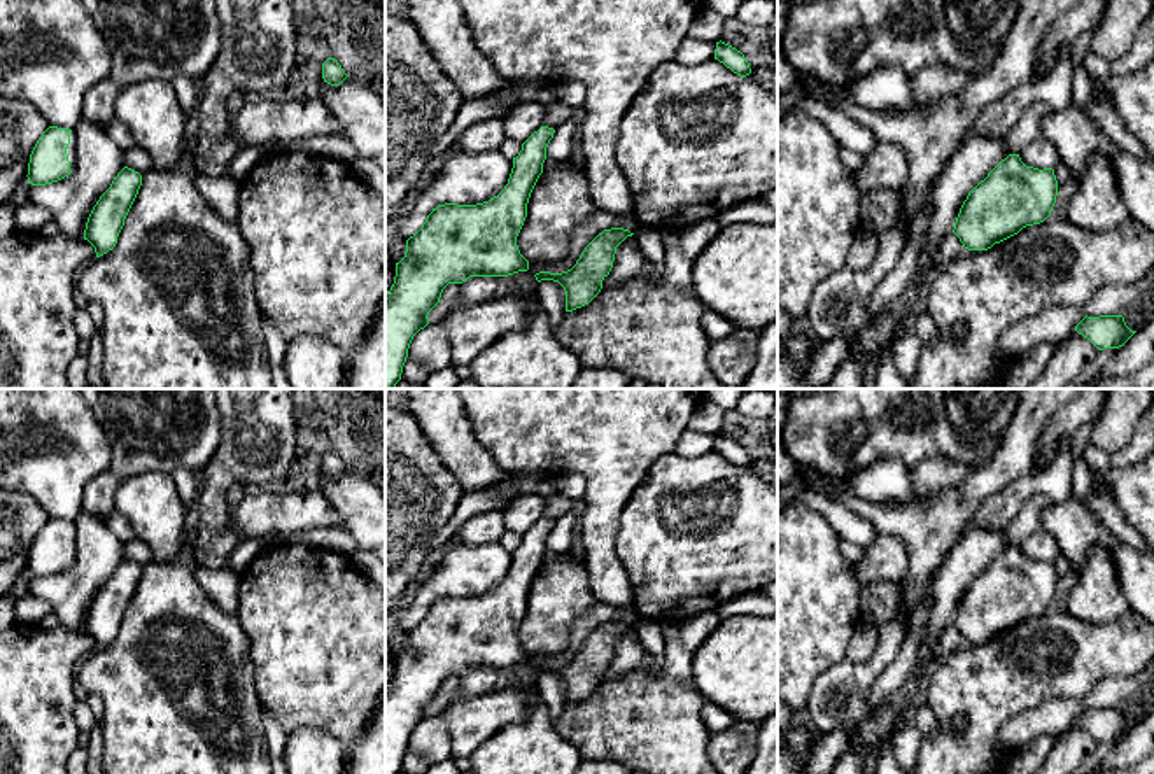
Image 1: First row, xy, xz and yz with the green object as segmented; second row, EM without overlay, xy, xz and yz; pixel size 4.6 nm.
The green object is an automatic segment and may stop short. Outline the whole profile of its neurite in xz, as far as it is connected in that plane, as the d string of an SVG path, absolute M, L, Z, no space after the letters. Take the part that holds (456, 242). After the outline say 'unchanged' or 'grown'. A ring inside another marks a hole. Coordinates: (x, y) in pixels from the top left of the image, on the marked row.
M541 126L524 144L504 189L476 205L445 203L433 208L422 228L406 240L405 257L396 263L392 287L385 292L385 389L401 380L413 336L429 324L429 312L440 303L448 284L462 284L469 277L508 277L529 270L520 254L517 236L527 217L531 193L543 173L546 147L555 130Z | unchanged

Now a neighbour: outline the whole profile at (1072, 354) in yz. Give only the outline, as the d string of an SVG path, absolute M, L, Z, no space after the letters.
M1075 329L1058 343L1040 376L1028 389L1063 389L1098 354L1098 348Z

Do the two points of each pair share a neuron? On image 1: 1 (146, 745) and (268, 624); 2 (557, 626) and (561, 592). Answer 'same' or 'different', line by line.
1: different
2: same

